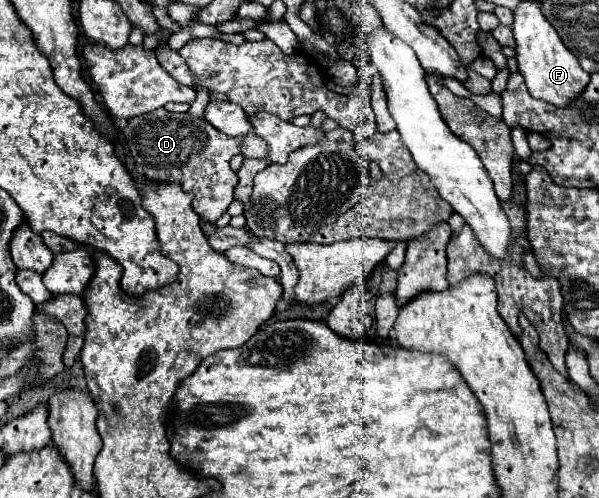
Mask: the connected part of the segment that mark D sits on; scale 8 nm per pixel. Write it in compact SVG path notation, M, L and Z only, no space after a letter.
M156 109L140 117L132 117L122 129L126 145L138 169L150 181L178 181L186 193L194 195L194 211L214 223L232 203L232 191L238 179L228 161L238 155L238 143L214 129L206 119L188 117L188 113L168 113Z

